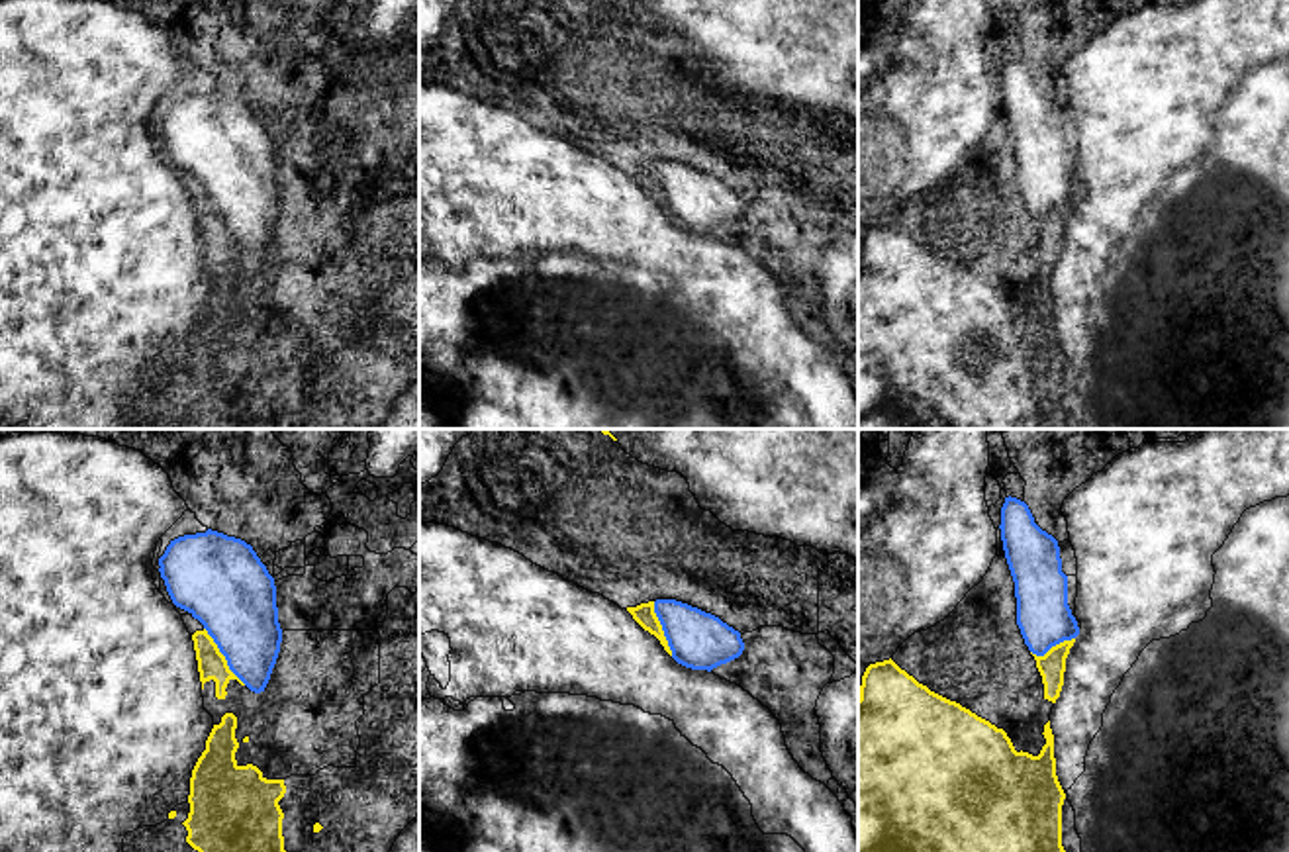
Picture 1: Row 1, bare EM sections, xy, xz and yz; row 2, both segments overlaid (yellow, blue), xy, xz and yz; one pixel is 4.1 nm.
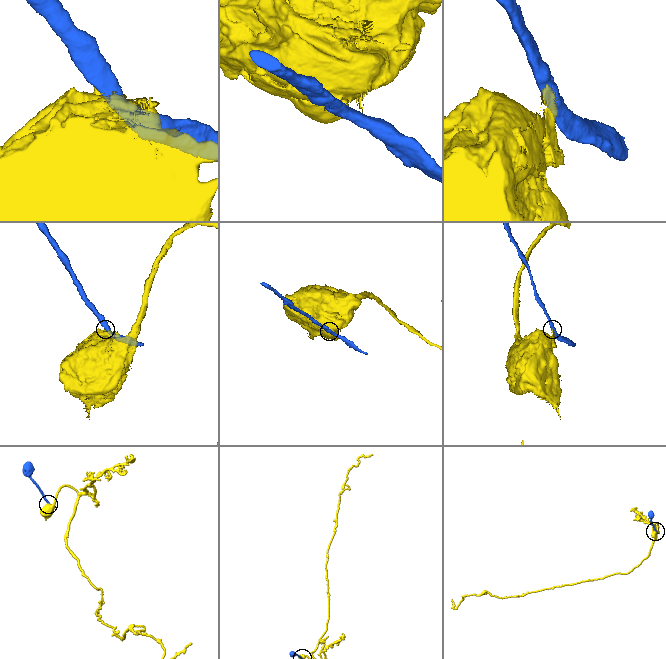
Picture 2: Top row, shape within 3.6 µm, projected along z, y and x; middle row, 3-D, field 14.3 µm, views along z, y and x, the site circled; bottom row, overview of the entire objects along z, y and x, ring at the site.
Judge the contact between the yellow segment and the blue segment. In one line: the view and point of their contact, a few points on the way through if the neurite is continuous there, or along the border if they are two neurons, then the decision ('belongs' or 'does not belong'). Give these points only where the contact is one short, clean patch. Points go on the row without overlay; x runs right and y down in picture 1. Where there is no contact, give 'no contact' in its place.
xy (224, 218) | does not belong

